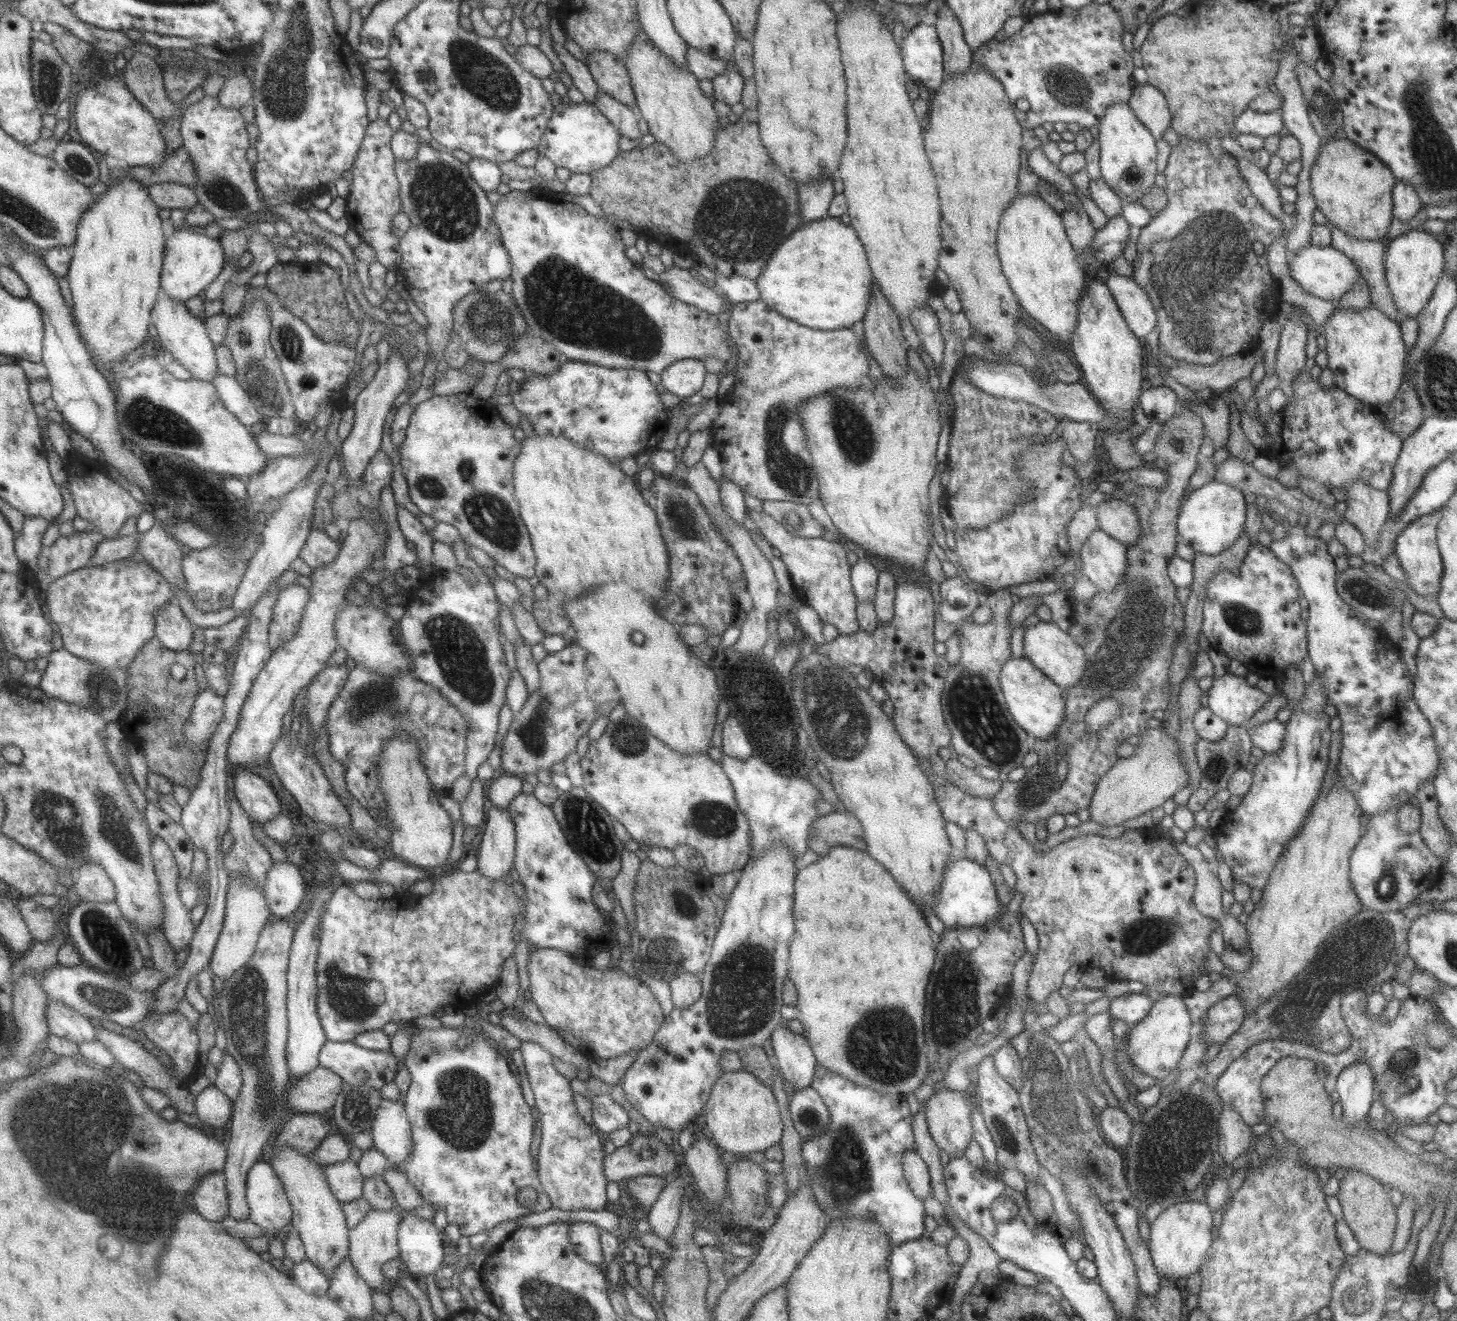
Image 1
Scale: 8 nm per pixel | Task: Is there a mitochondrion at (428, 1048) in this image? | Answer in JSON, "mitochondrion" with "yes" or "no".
{"mitochondrion":"yes"}

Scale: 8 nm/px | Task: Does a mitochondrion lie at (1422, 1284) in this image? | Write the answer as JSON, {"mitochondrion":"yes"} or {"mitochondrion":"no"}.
{"mitochondrion":"no"}

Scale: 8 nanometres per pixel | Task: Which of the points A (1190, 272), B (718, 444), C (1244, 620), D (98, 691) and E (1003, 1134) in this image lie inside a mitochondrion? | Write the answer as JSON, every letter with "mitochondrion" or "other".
{"A":"mitochondrion","B":"other","C":"mitochondrion","D":"mitochondrion","E":"mitochondrion"}

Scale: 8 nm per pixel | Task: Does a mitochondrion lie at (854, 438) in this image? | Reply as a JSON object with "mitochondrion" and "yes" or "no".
{"mitochondrion":"yes"}

